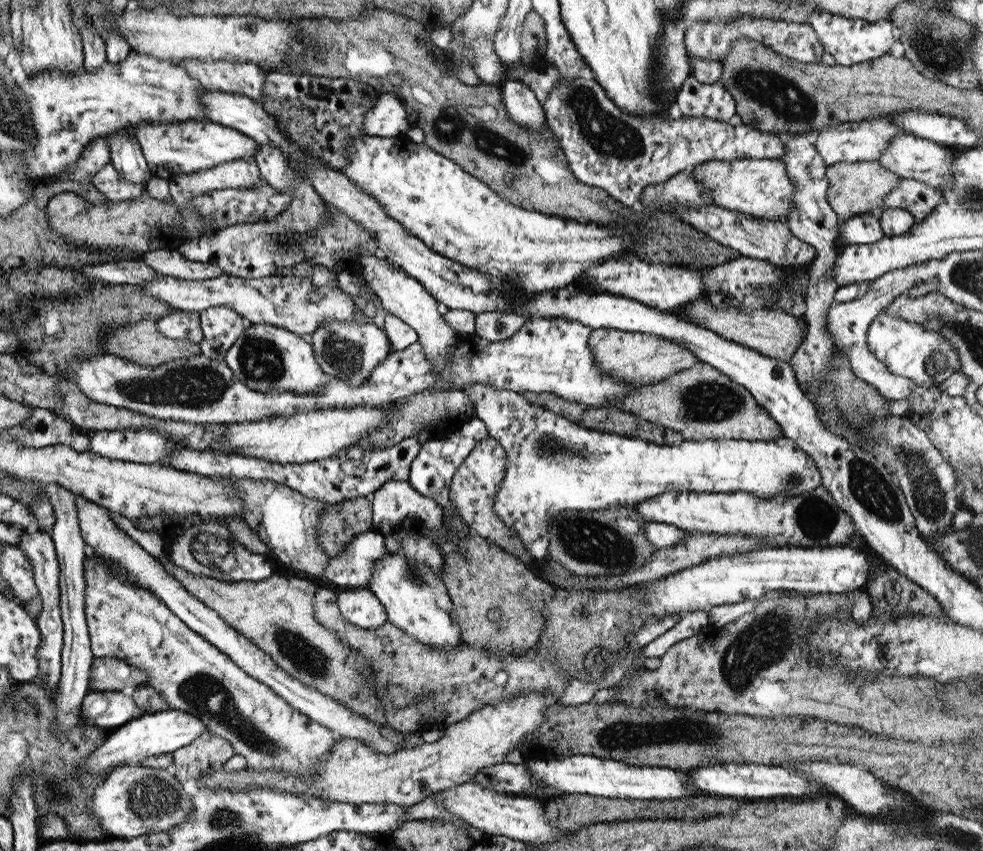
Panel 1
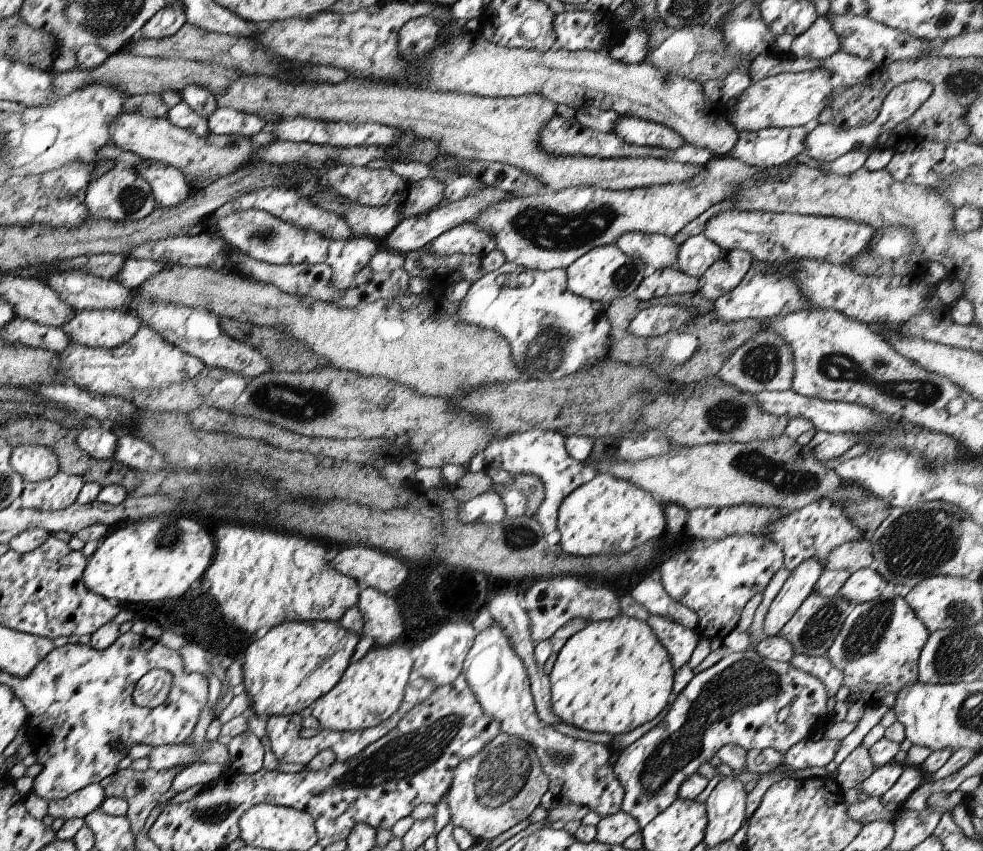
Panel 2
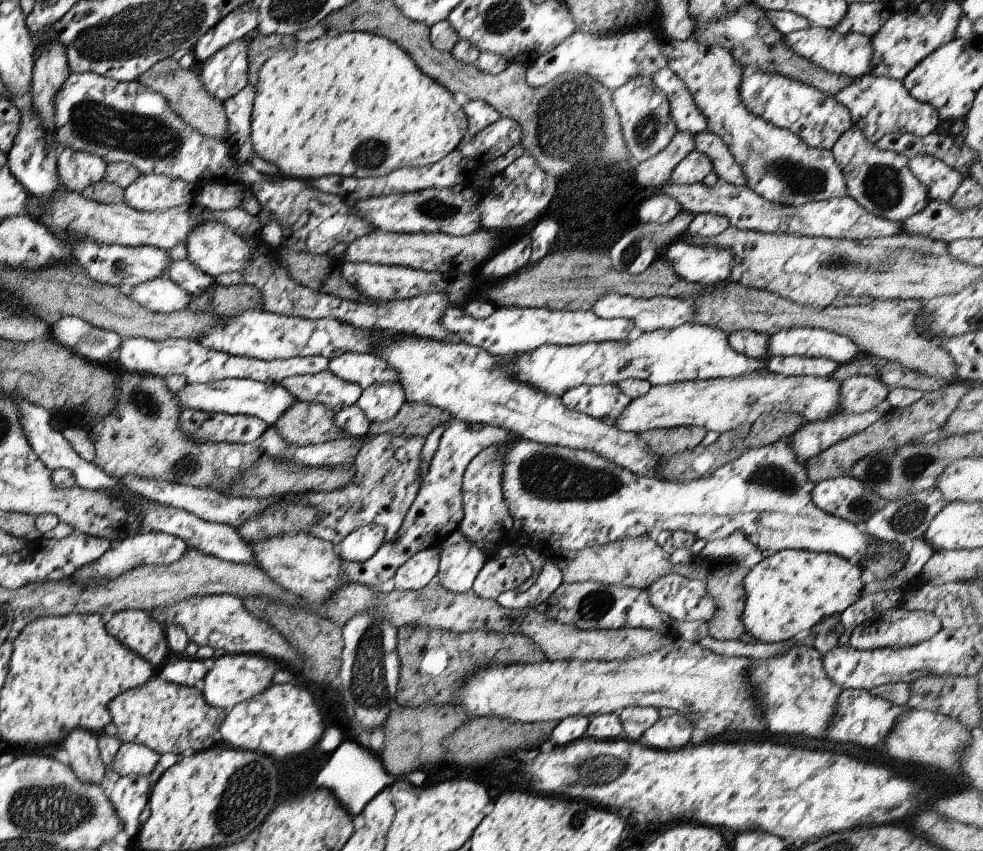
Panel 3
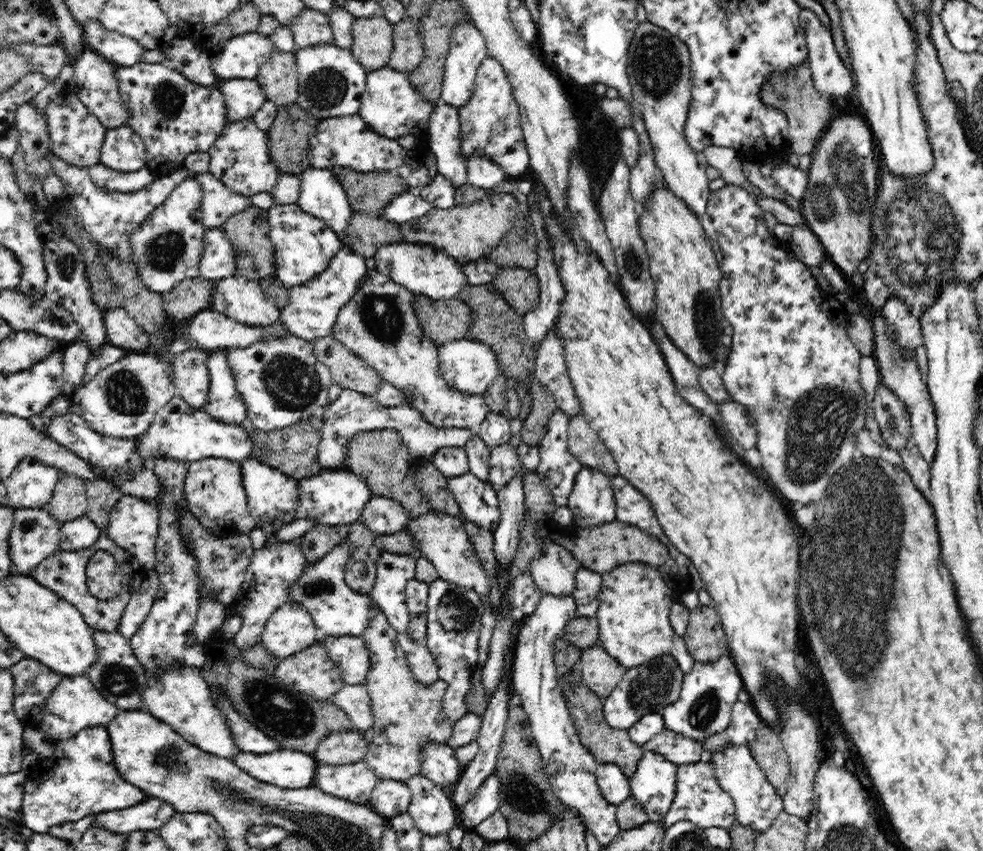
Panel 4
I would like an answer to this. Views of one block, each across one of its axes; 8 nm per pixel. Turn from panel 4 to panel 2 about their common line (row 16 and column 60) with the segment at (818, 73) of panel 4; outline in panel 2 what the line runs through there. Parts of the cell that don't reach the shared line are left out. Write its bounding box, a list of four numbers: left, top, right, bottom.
[48,783,106,820]

